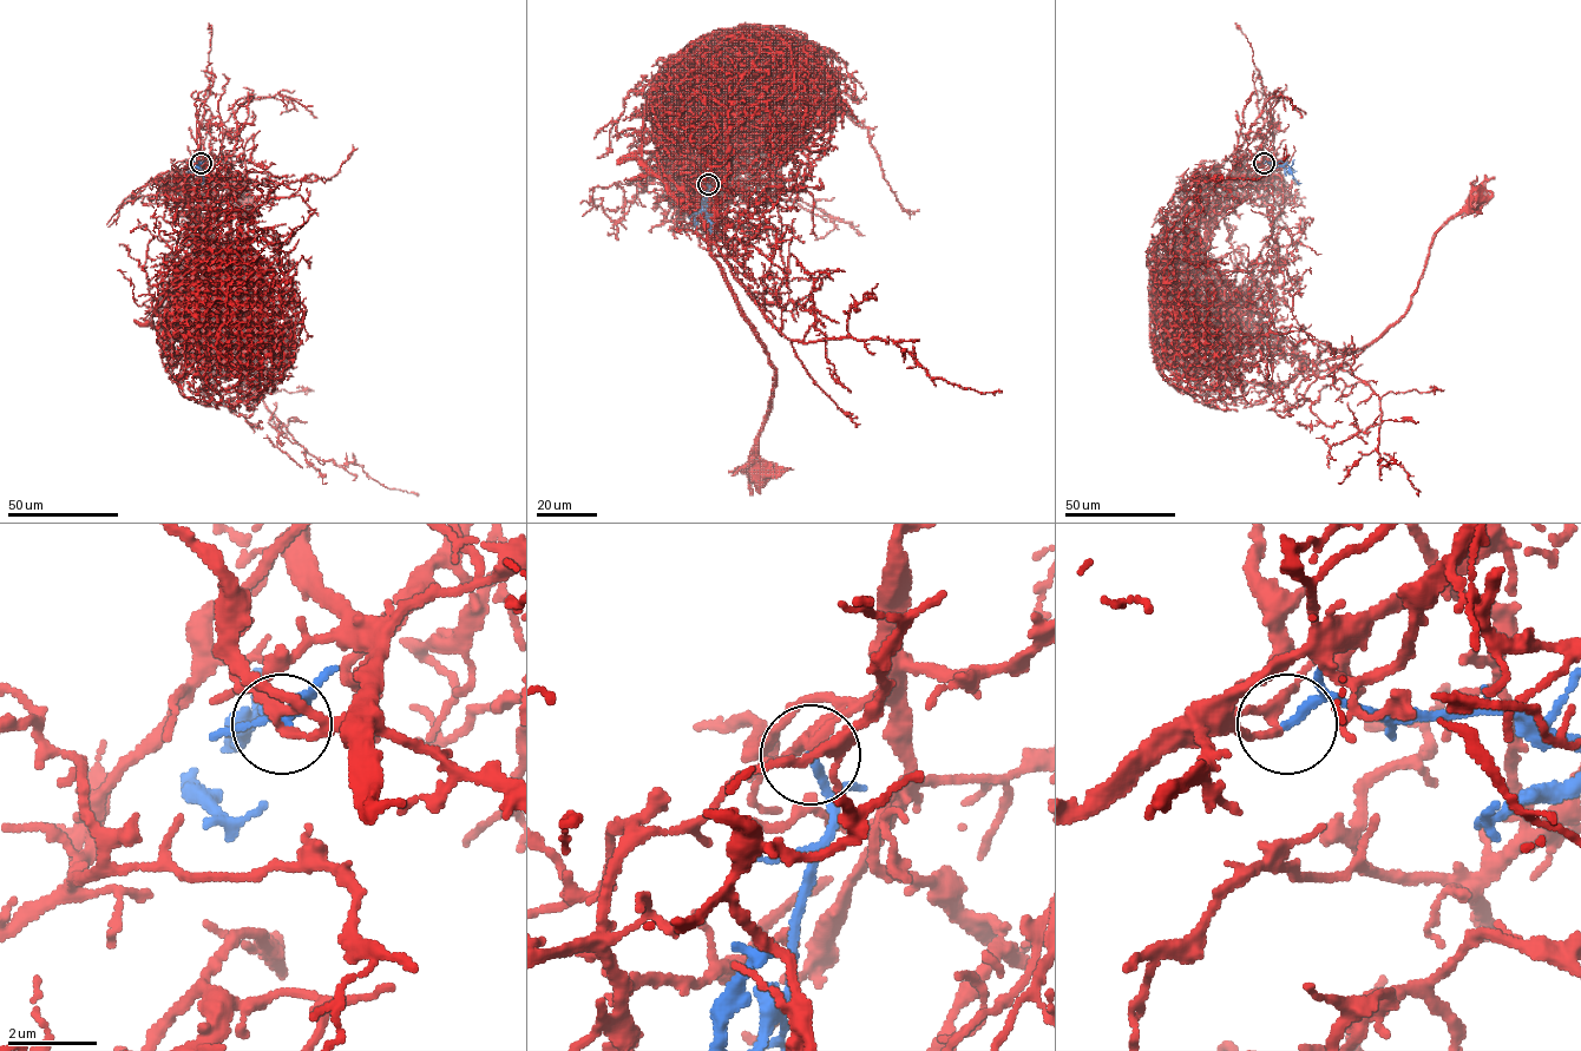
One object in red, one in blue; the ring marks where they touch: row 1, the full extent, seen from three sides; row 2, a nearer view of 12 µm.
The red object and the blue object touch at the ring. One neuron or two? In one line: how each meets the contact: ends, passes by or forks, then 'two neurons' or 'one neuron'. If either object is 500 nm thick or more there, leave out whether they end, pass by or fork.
red passes by; blue ends; one neuron

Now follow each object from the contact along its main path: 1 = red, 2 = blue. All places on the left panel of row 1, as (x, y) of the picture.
1: (201, 163), (210, 171), (201, 217), (216, 283), (184, 342), (203, 362), (249, 316), (241, 194)
2: (201, 163), (197, 165), (203, 183)

